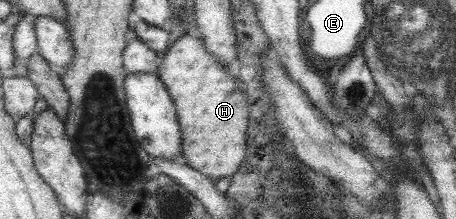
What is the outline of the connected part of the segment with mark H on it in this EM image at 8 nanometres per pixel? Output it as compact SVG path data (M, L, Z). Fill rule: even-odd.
M187 32L176 39L158 60L158 78L172 99L180 129L181 160L212 182L230 176L240 164L245 152L245 130L250 101L243 96L236 76L227 73L219 60L206 52L195 32Z

